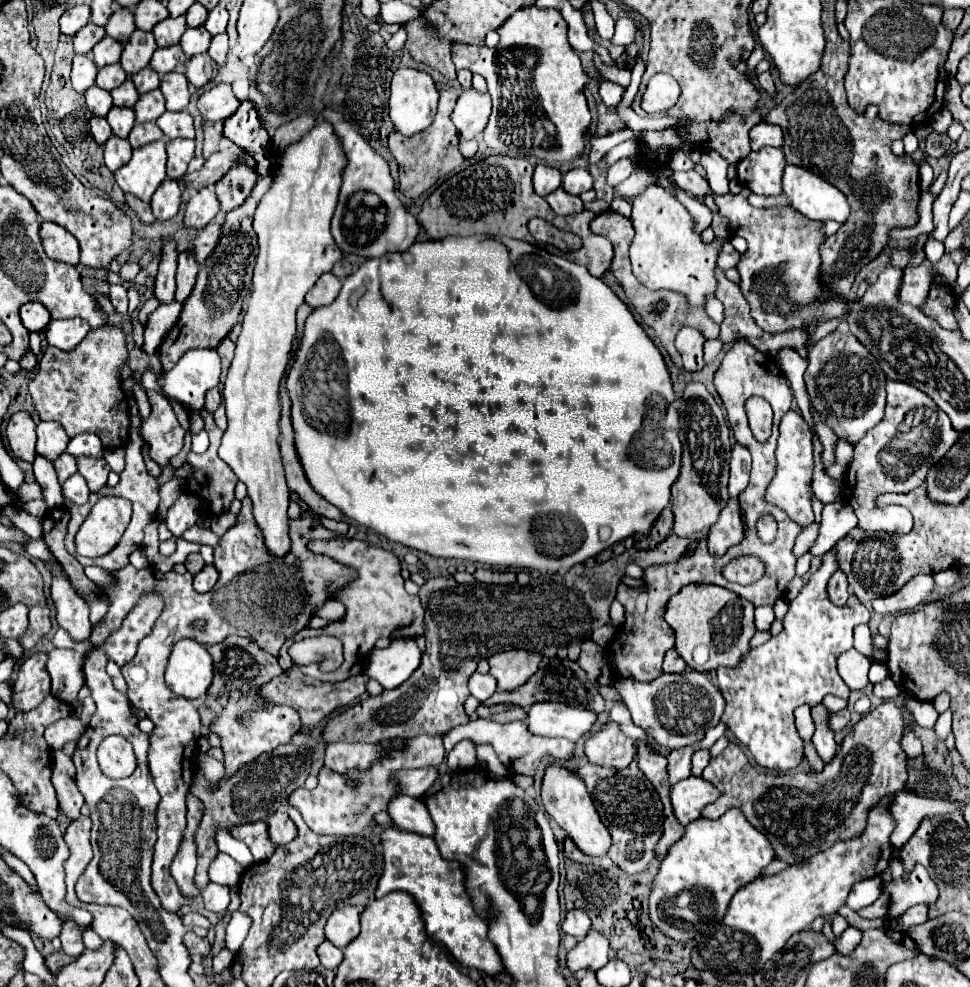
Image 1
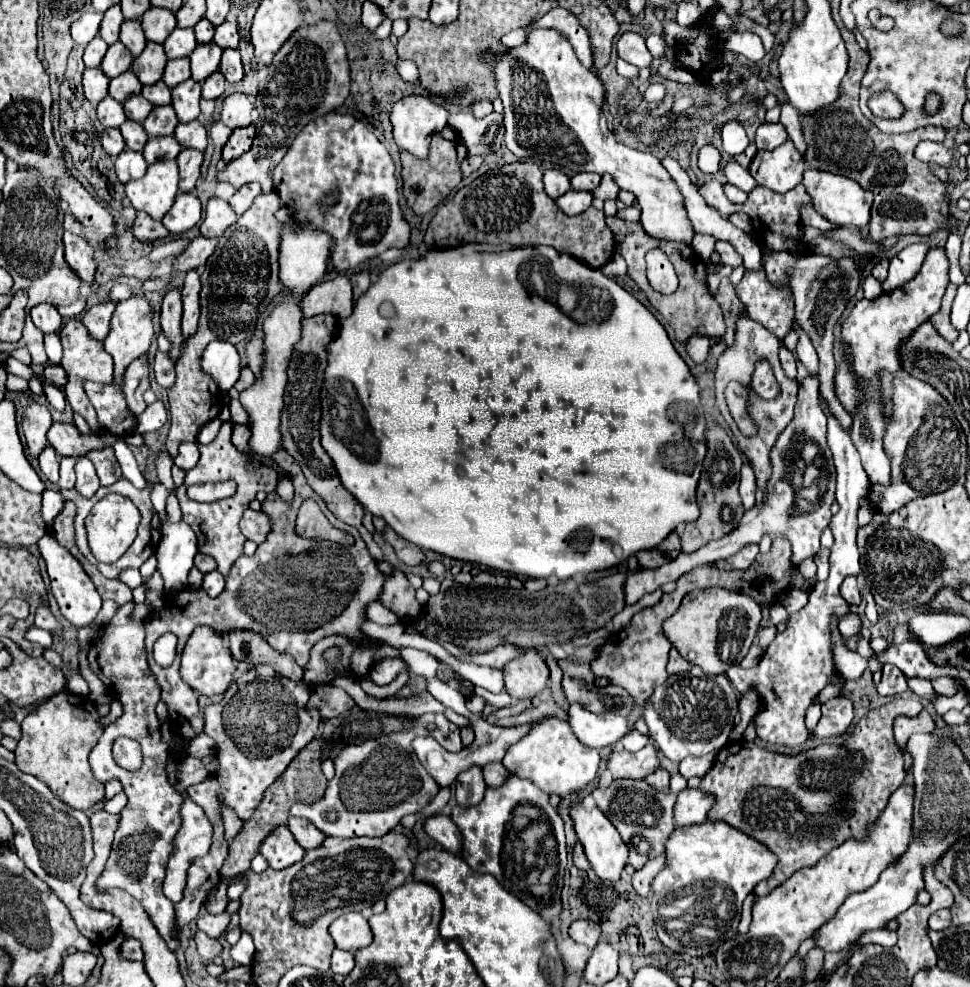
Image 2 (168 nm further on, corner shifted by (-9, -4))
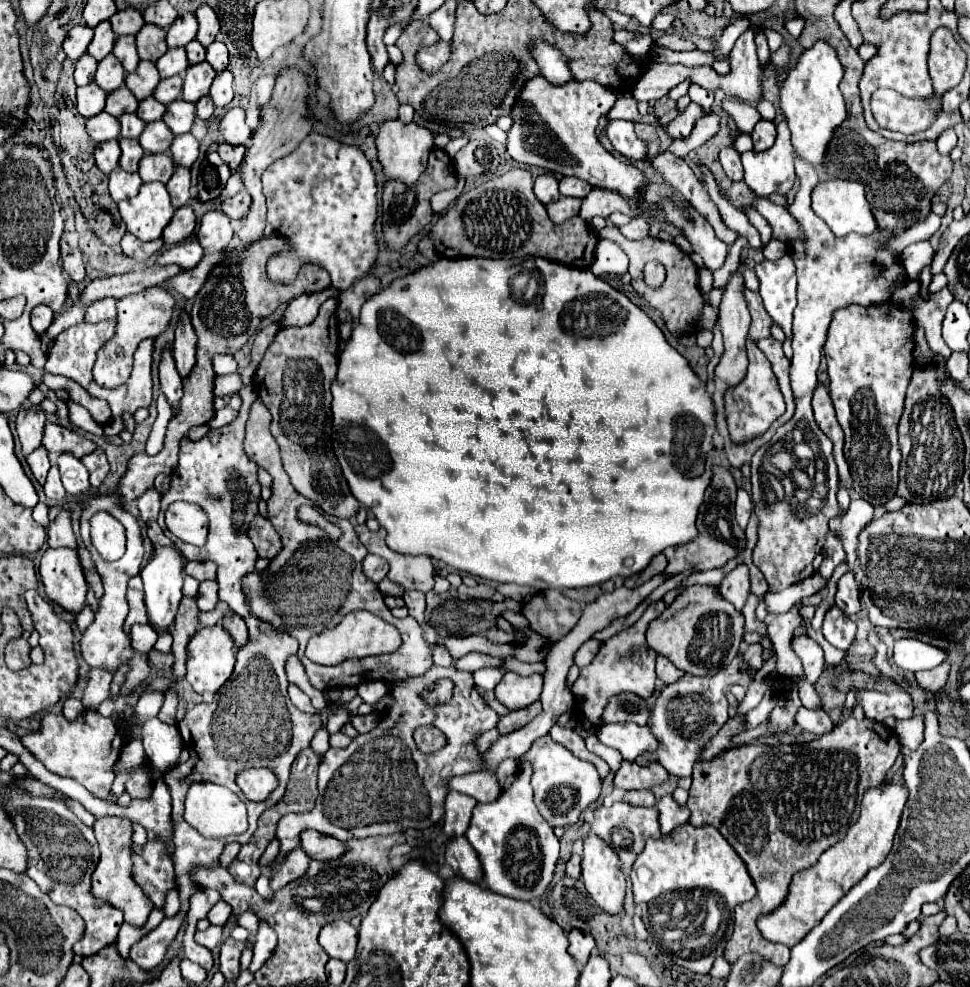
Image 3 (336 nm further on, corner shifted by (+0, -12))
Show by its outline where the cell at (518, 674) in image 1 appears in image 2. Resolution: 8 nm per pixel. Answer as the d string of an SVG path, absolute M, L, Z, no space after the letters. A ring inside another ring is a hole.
M527 652L511 660L505 668L505 690L509 696L535 698L549 686L549 668L539 652Z

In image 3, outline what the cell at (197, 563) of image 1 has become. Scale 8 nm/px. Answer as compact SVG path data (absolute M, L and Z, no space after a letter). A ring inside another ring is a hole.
M188 562L184 572L192 578L196 578L198 582L204 580L214 580L216 578L216 564L212 562Z

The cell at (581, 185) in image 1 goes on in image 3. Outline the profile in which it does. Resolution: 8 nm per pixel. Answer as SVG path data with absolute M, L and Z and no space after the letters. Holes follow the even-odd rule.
M562 178L560 180L560 194L562 196L584 198L590 190L592 190L592 186L588 182L584 182L584 180L578 180L578 178Z

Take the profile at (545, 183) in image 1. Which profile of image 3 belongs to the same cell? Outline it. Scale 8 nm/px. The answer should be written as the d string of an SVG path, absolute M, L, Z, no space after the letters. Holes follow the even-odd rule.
M542 174L536 178L534 182L534 194L540 198L542 204L550 204L556 202L560 198L558 192L558 180L552 174Z

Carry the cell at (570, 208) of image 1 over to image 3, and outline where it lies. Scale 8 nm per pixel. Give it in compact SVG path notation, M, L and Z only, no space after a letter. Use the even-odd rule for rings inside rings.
M560 196L556 202L550 202L546 208L548 208L550 220L556 222L556 224L562 224L564 220L568 220L572 216L578 216L580 200L578 198L564 198L564 196Z

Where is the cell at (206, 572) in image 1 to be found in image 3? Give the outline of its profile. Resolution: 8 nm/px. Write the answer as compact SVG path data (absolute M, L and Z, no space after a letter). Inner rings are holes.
M208 580L208 582L202 582L200 588L198 588L198 594L196 594L196 602L198 602L198 608L200 610L212 610L218 602L218 584L214 580Z

